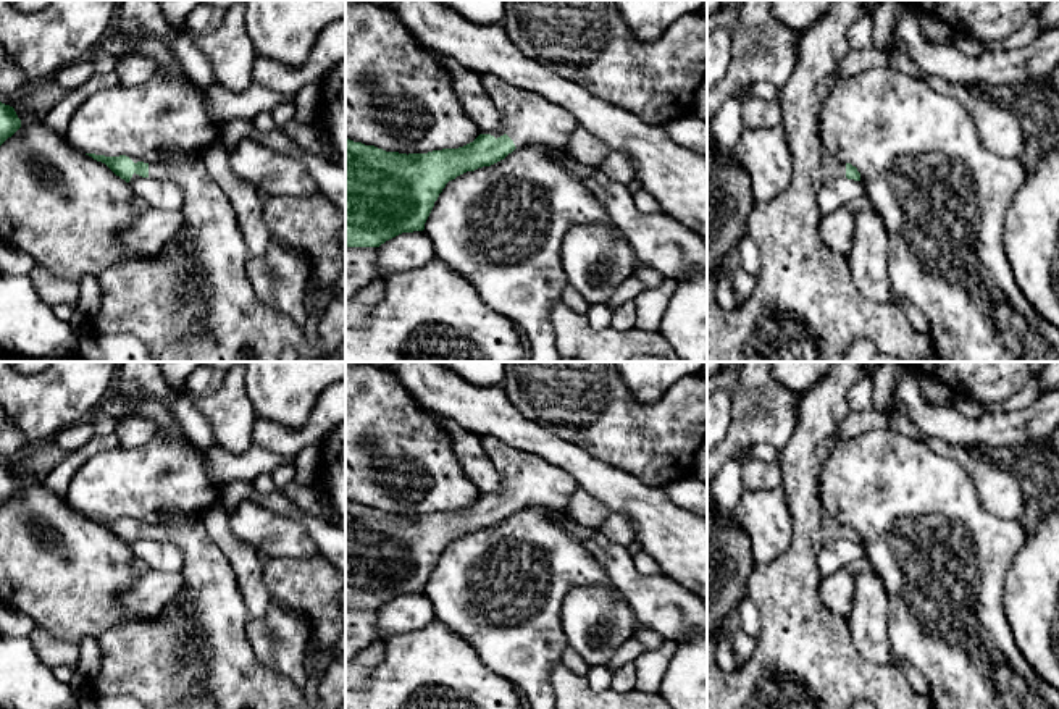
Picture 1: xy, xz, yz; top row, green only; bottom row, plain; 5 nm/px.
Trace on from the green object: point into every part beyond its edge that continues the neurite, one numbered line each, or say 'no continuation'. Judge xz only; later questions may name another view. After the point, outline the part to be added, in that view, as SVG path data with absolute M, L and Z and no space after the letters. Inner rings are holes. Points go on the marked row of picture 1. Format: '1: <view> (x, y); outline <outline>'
1: xz (527, 118); outline M483 74L481 84L499 110L502 132L515 147L539 144L567 150L578 120L565 108L530 90L517 89L494 74Z

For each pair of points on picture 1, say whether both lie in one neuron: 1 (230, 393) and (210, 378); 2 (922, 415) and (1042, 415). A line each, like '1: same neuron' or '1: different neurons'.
1: different neurons
2: same neuron

